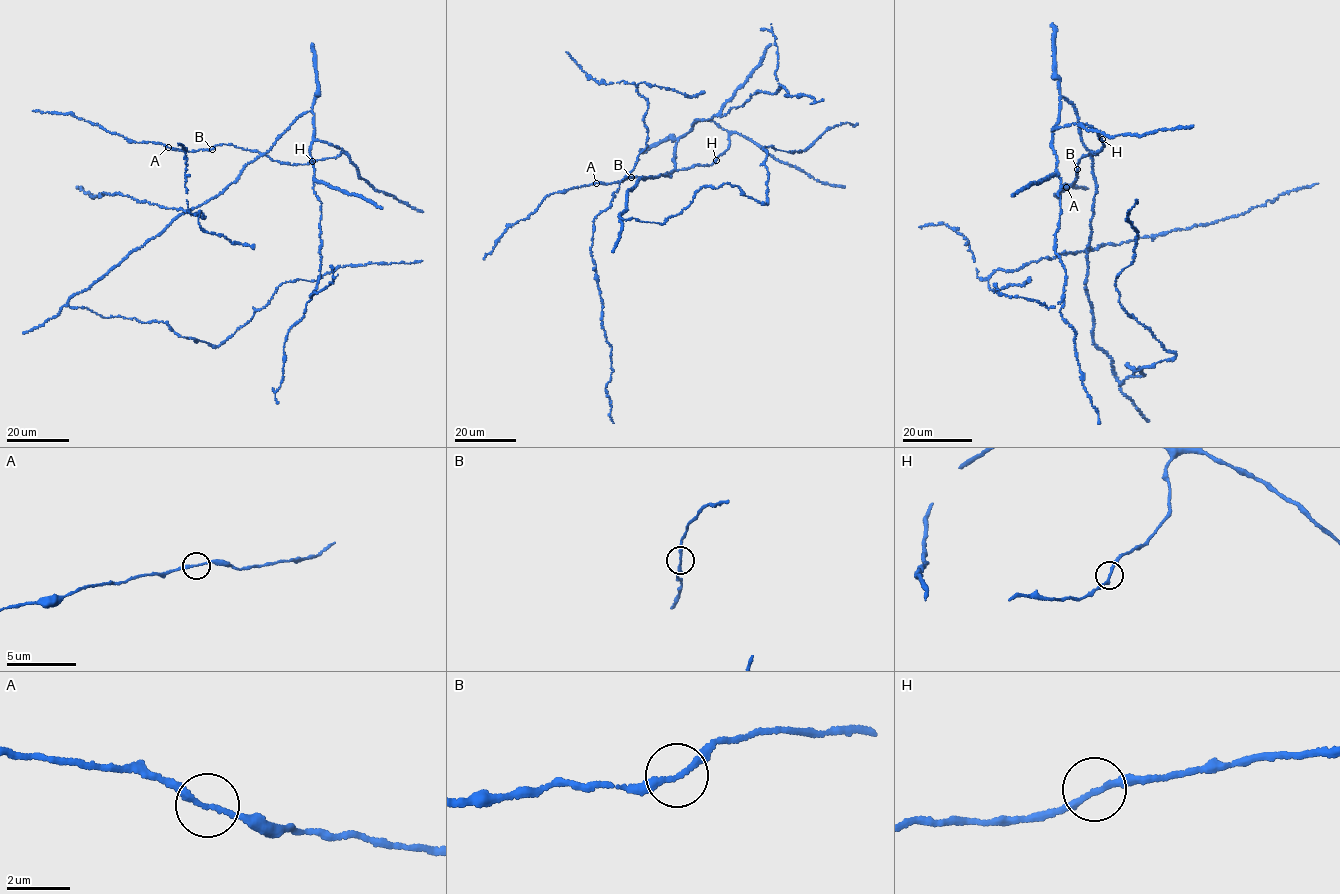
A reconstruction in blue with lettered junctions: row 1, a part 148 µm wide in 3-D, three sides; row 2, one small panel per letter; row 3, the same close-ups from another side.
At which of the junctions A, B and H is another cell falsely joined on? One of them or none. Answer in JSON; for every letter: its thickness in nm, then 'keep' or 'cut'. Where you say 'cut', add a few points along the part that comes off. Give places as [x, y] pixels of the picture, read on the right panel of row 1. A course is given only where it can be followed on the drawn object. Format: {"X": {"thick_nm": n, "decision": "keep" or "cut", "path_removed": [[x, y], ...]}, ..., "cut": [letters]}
{"A": {"thick_nm": 170, "decision": "keep"}, "B": {"thick_nm": 180, "decision": "keep"}, "H": {"thick_nm": 180, "decision": "keep"}, "cut": []}

